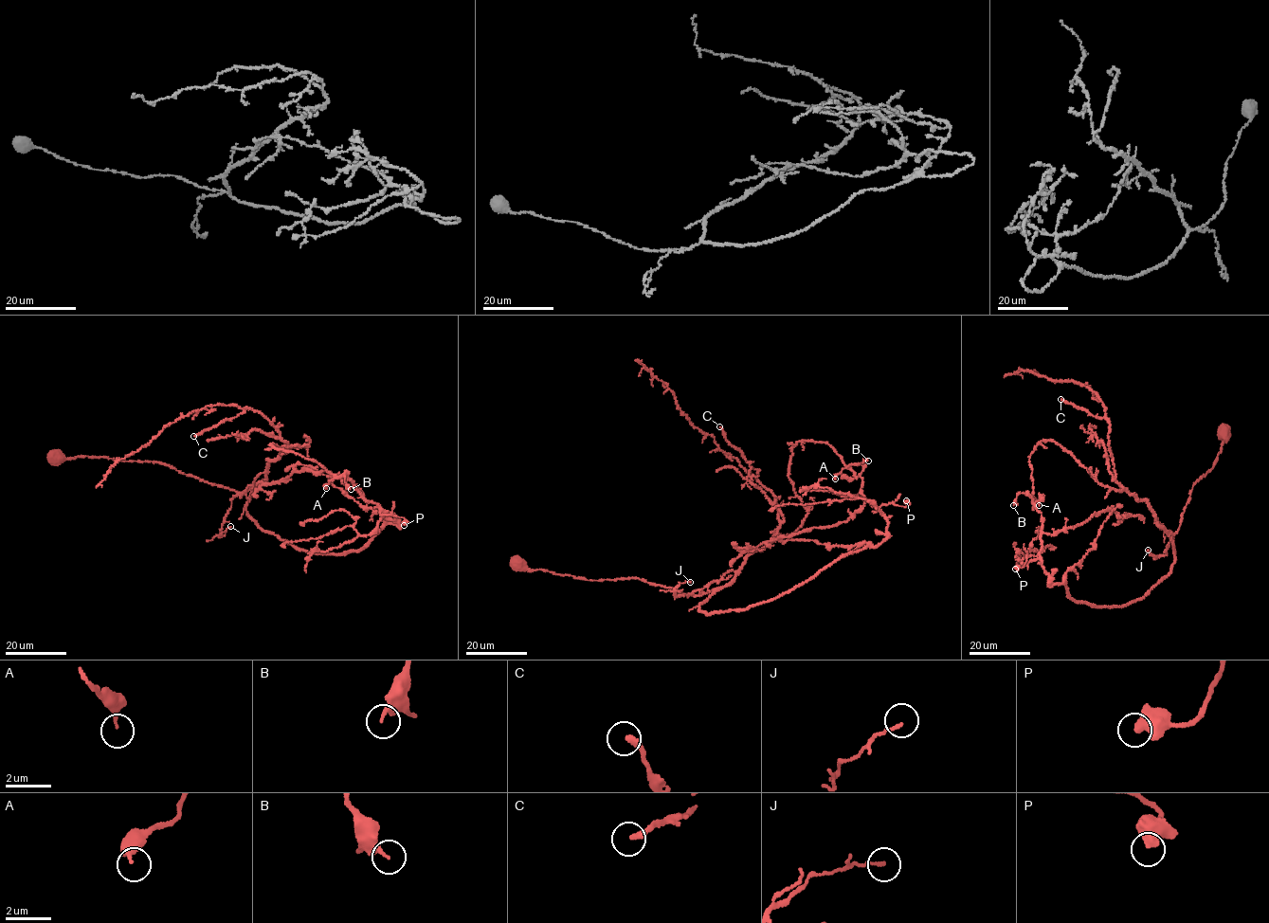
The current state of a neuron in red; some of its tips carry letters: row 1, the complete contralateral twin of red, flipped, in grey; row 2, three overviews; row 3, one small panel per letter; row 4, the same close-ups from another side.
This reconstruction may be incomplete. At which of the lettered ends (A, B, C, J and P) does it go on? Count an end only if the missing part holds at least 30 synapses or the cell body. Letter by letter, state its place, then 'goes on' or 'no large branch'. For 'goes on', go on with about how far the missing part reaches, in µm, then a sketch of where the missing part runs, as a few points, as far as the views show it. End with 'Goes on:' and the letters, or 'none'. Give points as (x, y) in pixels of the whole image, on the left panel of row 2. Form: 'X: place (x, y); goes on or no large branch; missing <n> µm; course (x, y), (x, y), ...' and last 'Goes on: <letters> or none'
A: place (326, 488); no large branch
B: place (351, 489); no large branch
C: place (193, 436); no large branch
J: place (230, 526); no large branch
P: place (404, 525); no large branch
Goes on: none

